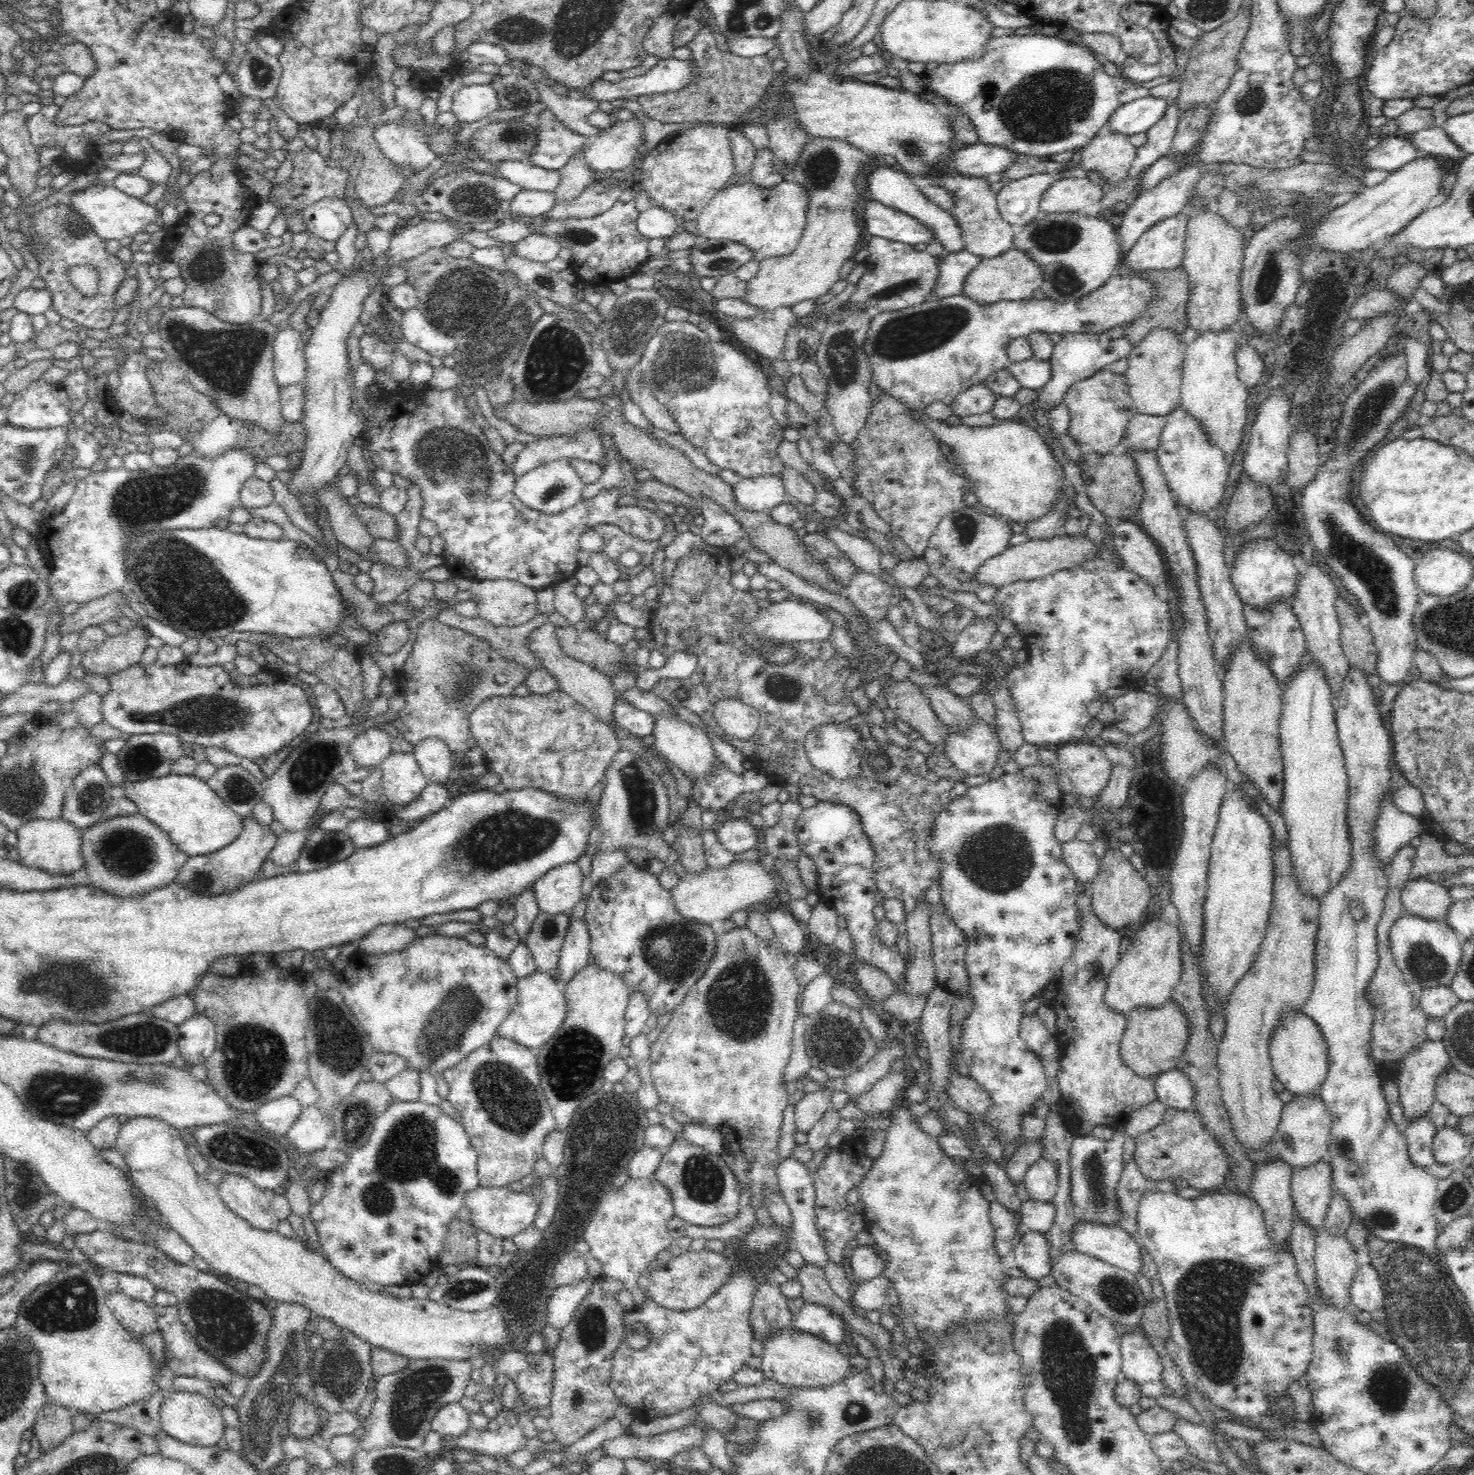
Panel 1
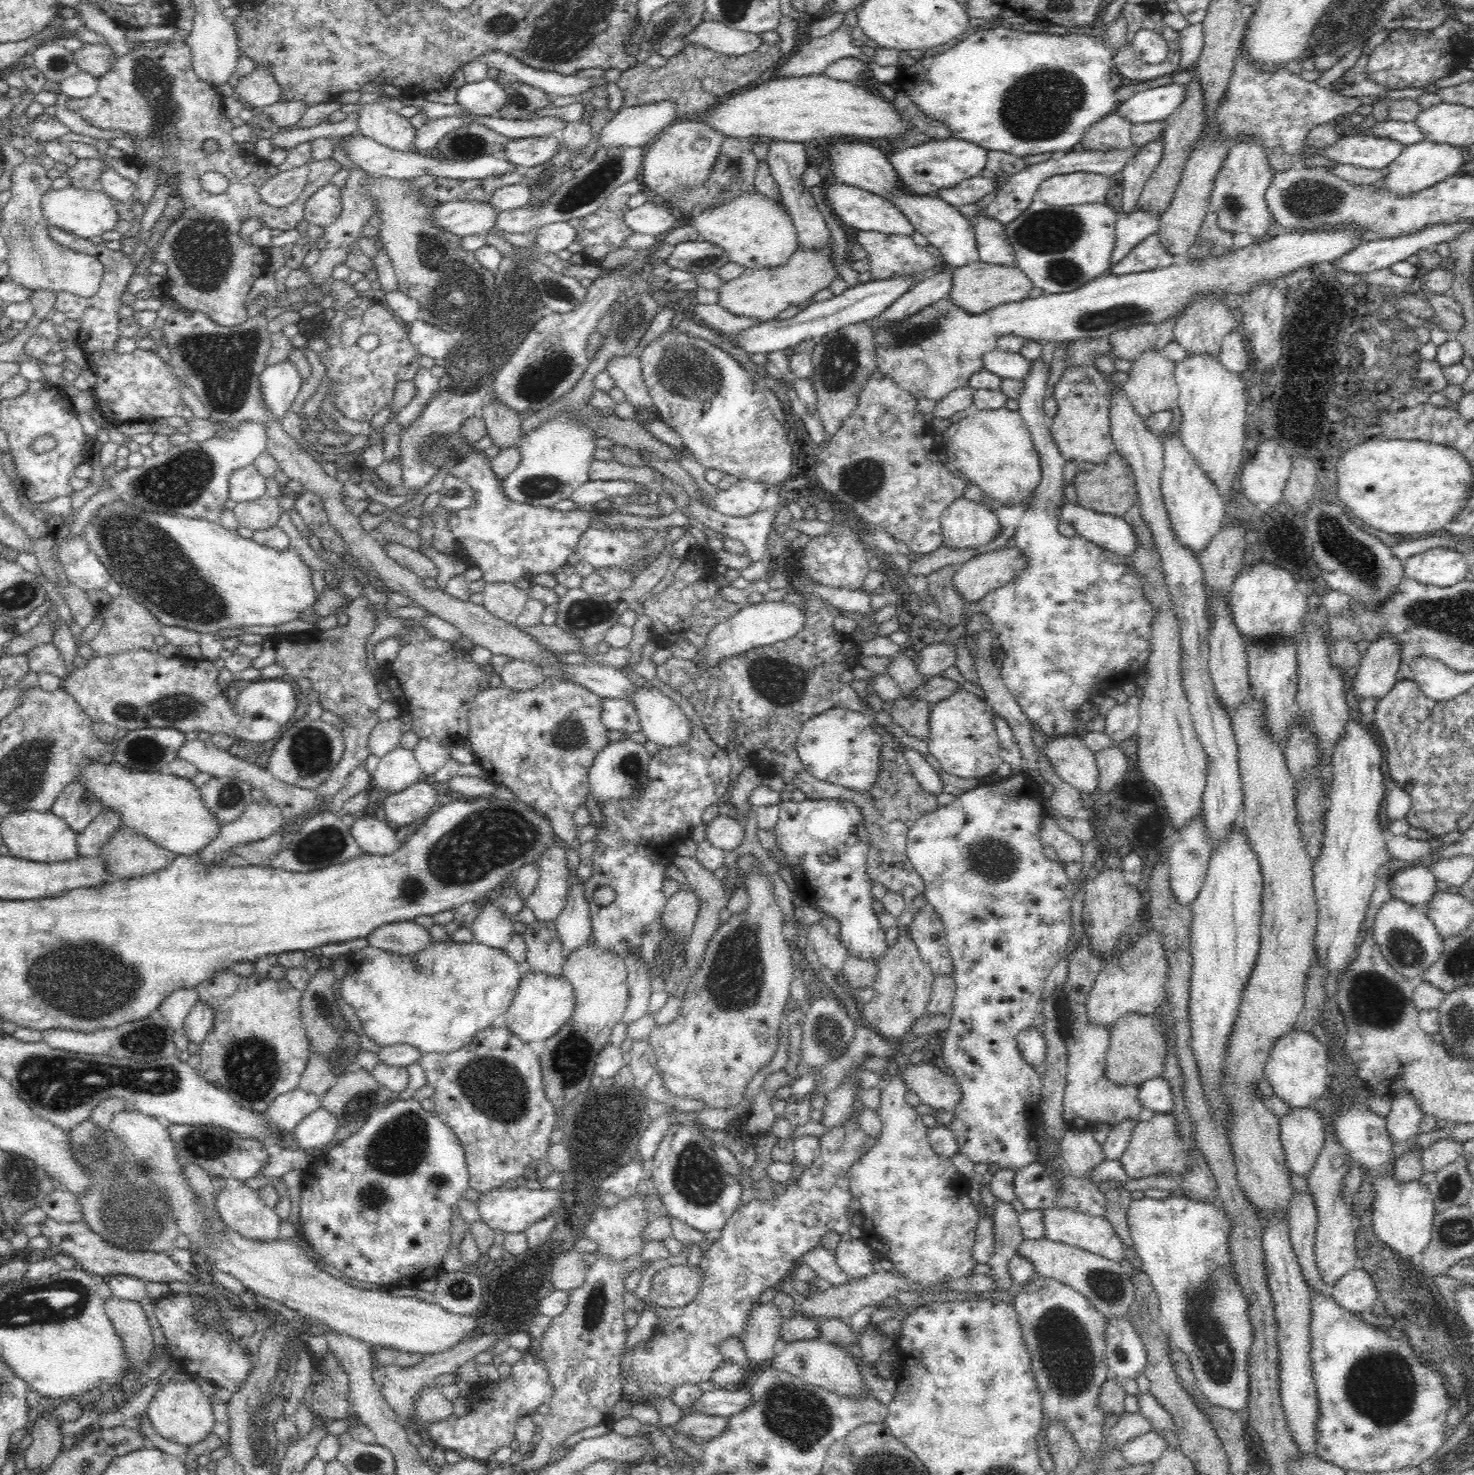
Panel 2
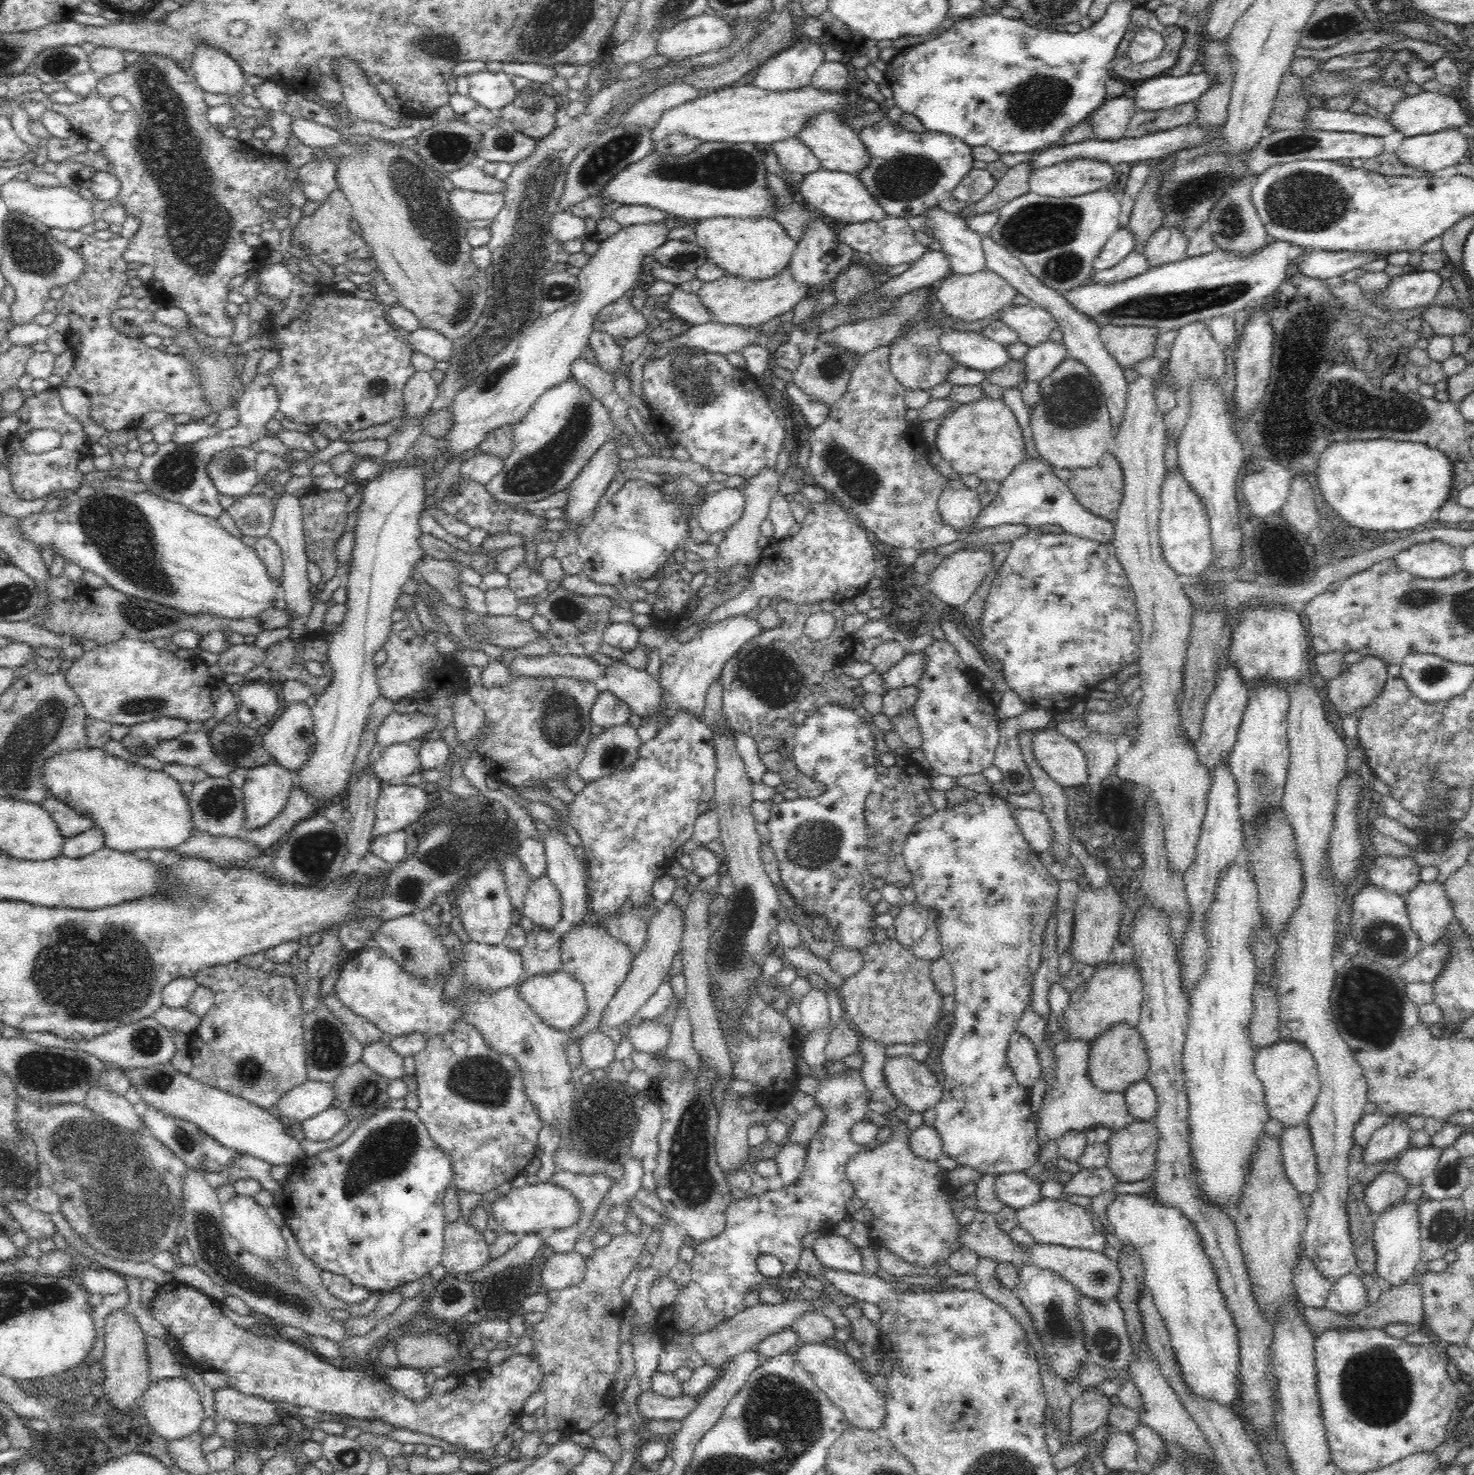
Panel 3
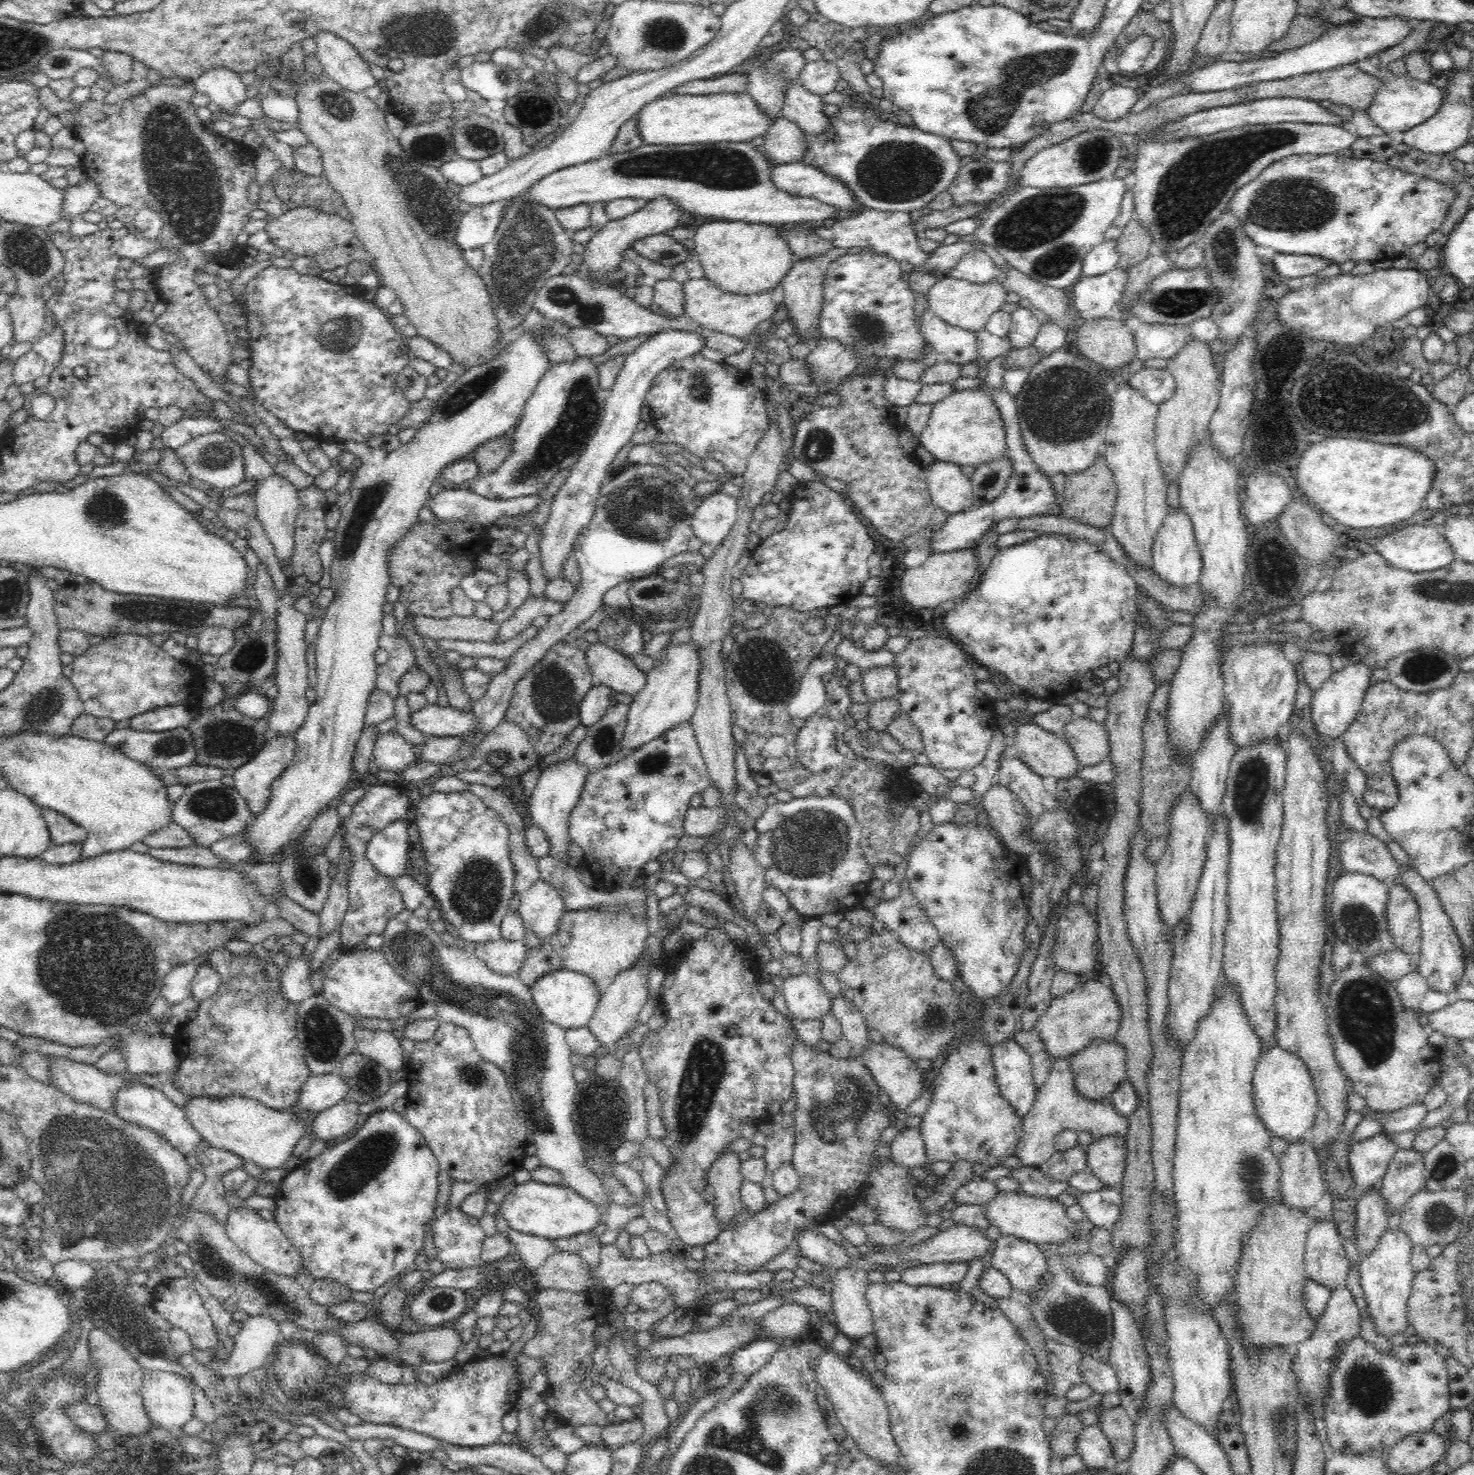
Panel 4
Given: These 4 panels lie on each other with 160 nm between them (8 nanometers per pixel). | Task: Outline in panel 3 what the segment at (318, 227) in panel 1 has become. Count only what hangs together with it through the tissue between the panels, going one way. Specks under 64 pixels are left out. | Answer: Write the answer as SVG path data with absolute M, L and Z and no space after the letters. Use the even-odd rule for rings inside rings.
M312 160L300 168L300 178L303 183L303 193L307 201L318 204L318 207L328 201L330 194L338 190L336 181L336 164L328 160Z

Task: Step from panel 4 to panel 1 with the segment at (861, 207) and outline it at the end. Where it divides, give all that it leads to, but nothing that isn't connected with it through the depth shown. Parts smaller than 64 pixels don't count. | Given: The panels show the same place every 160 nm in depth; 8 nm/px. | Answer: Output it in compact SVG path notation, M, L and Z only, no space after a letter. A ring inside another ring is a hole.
M872 198L863 204L866 228L874 237L878 236L908 246L935 242L933 232L919 220L905 212L890 208Z

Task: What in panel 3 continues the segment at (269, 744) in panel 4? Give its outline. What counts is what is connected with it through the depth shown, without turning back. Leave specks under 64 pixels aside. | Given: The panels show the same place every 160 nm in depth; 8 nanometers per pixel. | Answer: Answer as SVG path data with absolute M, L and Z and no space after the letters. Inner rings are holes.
M278 763L268 764L244 771L243 832L256 830L272 822L284 810L295 781L294 774Z

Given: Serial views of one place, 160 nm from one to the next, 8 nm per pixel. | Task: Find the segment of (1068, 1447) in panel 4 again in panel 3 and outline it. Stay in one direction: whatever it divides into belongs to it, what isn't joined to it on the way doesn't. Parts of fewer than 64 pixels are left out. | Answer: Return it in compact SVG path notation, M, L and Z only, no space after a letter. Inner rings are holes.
M1090 1386L1084 1390L1071 1406L1071 1440L1075 1443L1107 1425L1113 1405L1110 1396L1102 1393L1099 1386Z

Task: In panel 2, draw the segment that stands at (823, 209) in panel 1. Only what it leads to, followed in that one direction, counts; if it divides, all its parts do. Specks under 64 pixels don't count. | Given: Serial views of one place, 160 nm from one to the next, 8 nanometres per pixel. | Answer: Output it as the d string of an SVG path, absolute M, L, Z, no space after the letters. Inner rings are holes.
M832 243L818 249L799 248L780 266L747 268L742 276L726 281L719 290L719 305L736 316L769 320L780 312L812 298L818 290L829 287L838 272L834 265Z

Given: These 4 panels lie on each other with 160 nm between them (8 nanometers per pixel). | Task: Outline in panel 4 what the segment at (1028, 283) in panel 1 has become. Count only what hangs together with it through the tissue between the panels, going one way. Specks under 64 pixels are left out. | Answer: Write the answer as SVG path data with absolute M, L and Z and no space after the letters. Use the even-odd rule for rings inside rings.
M942 275L938 276L934 286L927 292L926 298L929 309L935 312L936 316L939 316L946 324L966 330L979 331L984 328L984 324L988 322L990 316L1000 311L1002 306L1006 304L1007 294L1007 290L996 276L984 284L976 284L975 282Z

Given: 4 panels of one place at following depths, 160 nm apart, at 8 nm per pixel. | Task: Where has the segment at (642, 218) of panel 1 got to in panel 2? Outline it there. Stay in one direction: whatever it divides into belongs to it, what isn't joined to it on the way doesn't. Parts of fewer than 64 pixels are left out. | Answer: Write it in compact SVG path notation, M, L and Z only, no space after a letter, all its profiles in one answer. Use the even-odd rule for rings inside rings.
M650 199L643 205L630 209L626 213L625 223L634 233L661 239L664 234L674 229L677 215L666 204Z

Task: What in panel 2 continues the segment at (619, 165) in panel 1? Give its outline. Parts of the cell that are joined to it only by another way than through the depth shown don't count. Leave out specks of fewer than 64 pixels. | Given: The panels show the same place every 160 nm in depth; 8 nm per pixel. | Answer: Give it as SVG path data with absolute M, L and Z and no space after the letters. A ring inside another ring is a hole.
M672 102L625 107L600 130L598 149L646 149L662 130L675 123L675 105Z

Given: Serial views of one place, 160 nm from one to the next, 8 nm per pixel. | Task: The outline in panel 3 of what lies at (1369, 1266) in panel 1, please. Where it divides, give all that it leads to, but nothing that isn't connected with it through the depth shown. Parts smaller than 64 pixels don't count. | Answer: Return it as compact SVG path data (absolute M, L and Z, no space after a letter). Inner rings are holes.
M1357 1270L1332 1281L1325 1307L1340 1314L1354 1314L1368 1306L1366 1288Z

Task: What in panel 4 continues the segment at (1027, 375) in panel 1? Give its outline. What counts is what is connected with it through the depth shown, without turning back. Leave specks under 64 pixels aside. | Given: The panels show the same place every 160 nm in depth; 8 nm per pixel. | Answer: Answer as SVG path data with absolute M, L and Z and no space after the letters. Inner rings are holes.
M926 309L921 317L922 336L937 352L940 360L960 366L977 362L981 357L977 332L946 324L930 309Z

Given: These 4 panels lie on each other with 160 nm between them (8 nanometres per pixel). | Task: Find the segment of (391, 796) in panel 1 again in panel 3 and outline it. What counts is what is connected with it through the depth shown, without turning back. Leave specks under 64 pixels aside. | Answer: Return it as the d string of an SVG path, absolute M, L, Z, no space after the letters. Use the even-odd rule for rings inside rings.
M408 743L387 746L382 750L380 758L373 767L373 773L378 777L378 780L382 785L403 784L409 776L412 776L412 774L416 774L421 770L417 754Z

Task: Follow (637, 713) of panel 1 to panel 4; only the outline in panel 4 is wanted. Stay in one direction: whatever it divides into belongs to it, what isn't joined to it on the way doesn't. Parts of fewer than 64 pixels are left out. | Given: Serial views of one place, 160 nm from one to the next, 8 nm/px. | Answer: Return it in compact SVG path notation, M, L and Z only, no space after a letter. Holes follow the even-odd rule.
M604 685L592 687L580 704L579 715L582 725L590 728L603 720L608 709L618 703L614 696L615 692Z

